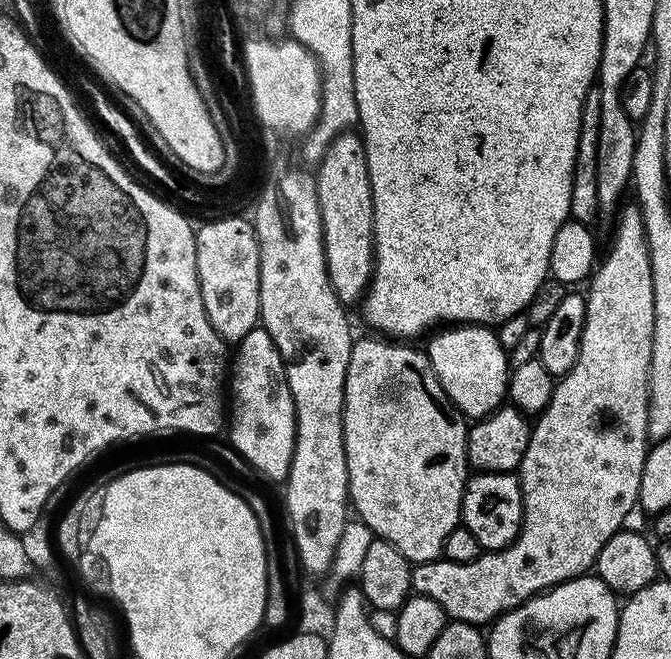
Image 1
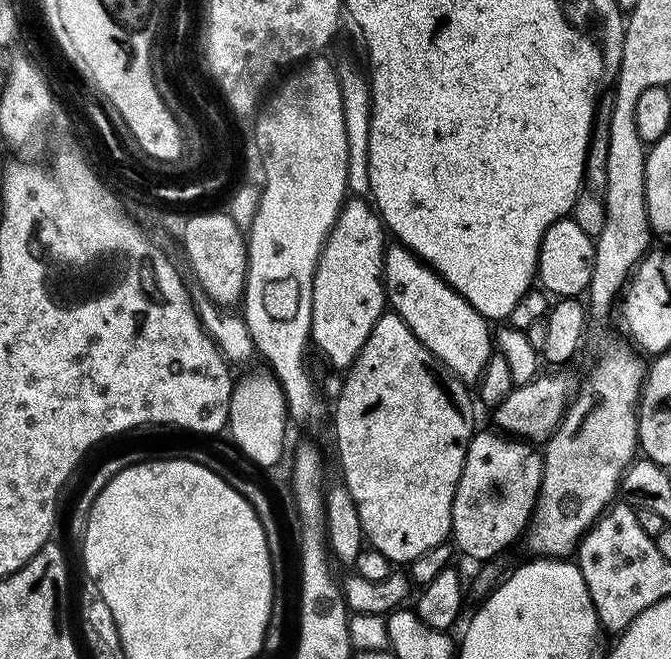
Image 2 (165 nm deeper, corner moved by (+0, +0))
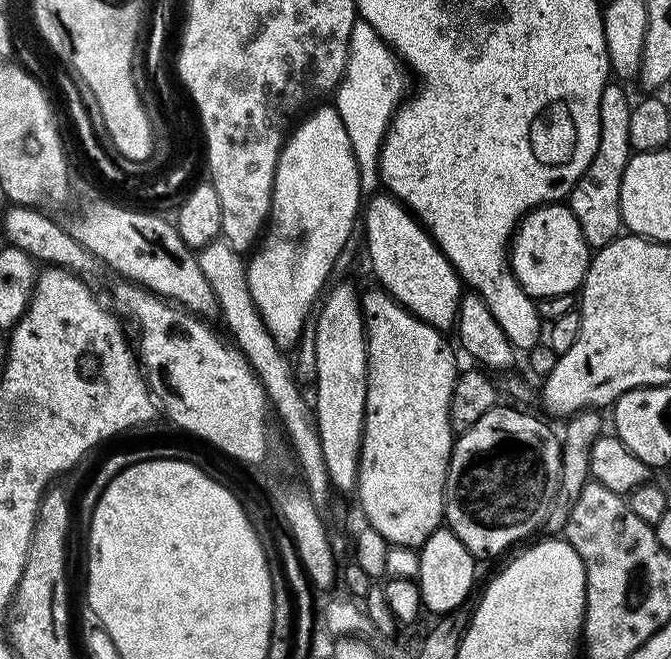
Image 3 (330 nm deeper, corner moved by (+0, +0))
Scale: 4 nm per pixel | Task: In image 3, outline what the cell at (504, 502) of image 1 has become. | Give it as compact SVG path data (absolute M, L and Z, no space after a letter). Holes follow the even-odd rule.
M497 406L482 414L470 430L459 433L452 446L452 457L448 463L446 486L444 487L444 520L447 527L477 558L500 556L511 544L527 541L536 527L546 520L546 496L544 487L553 483L560 474L561 437L556 436L536 416L519 412L516 408Z

